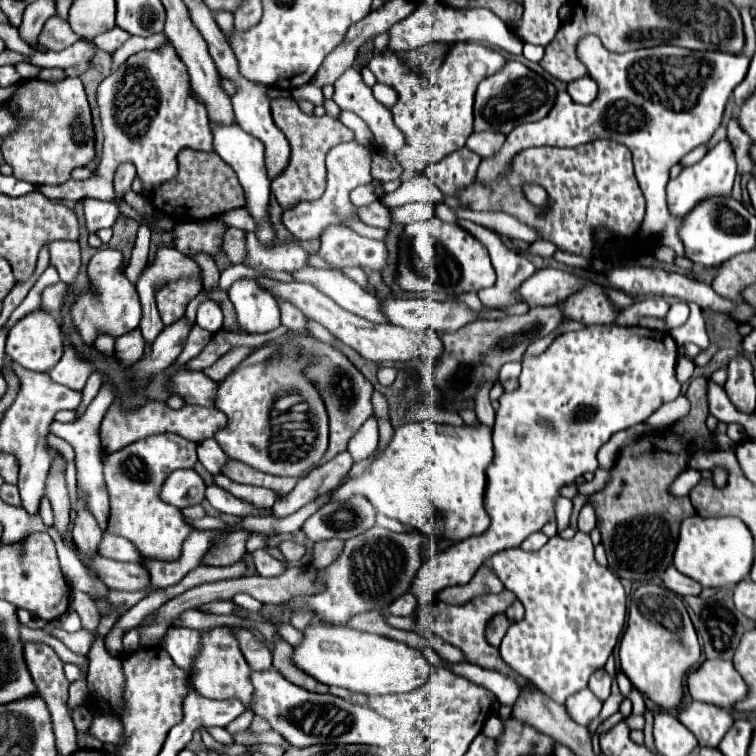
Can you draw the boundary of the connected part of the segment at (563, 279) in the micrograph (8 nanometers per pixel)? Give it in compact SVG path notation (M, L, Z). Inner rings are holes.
M543 268L521 284L521 298L533 306L553 306L565 302L575 288L583 288L583 278L563 270Z

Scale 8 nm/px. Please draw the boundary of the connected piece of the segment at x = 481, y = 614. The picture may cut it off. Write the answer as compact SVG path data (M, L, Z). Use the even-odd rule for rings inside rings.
M503 590L499 594L483 594L483 596L477 596L477 598L469 600L467 604L461 604L461 606L451 606L451 604L441 602L441 600L435 600L433 604L429 604L417 612L417 622L421 626L425 626L427 630L431 630L433 634L441 636L445 642L459 648L463 652L463 656L467 658L467 662L479 664L479 666L489 668L489 670L501 670L505 674L511 674L517 680L517 684L523 686L525 678L515 674L507 664L503 664L499 650L489 646L485 640L485 624L489 622L489 618L493 618L499 612L505 612L515 600L517 600L517 596L511 590Z

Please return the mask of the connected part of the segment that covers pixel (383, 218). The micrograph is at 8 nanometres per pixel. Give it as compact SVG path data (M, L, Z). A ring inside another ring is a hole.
M375 200L375 204L369 204L369 206L359 208L357 216L361 218L361 222L365 222L369 226L377 226L377 228L385 228L385 230L391 226L389 210L383 208L383 204L379 200Z

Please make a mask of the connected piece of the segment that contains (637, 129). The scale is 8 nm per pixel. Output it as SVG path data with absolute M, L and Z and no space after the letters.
M591 34L579 40L577 56L587 68L589 78L593 78L599 86L595 102L583 106L573 102L566 91L558 91L555 108L551 108L543 120L519 124L507 134L499 156L481 160L475 182L493 186L505 172L505 166L509 166L521 150L533 146L577 148L579 144L593 142L597 138L625 144L633 154L635 176L637 182L641 182L647 202L647 212L643 218L645 222L639 230L641 240L659 238L661 244L675 248L677 256L683 256L683 246L675 236L677 226L683 224L683 217L671 216L665 204L669 170L687 152L711 140L717 124L721 124L723 110L733 88L747 74L749 60L743 54L695 52L669 44L615 54L603 48L601 40Z

